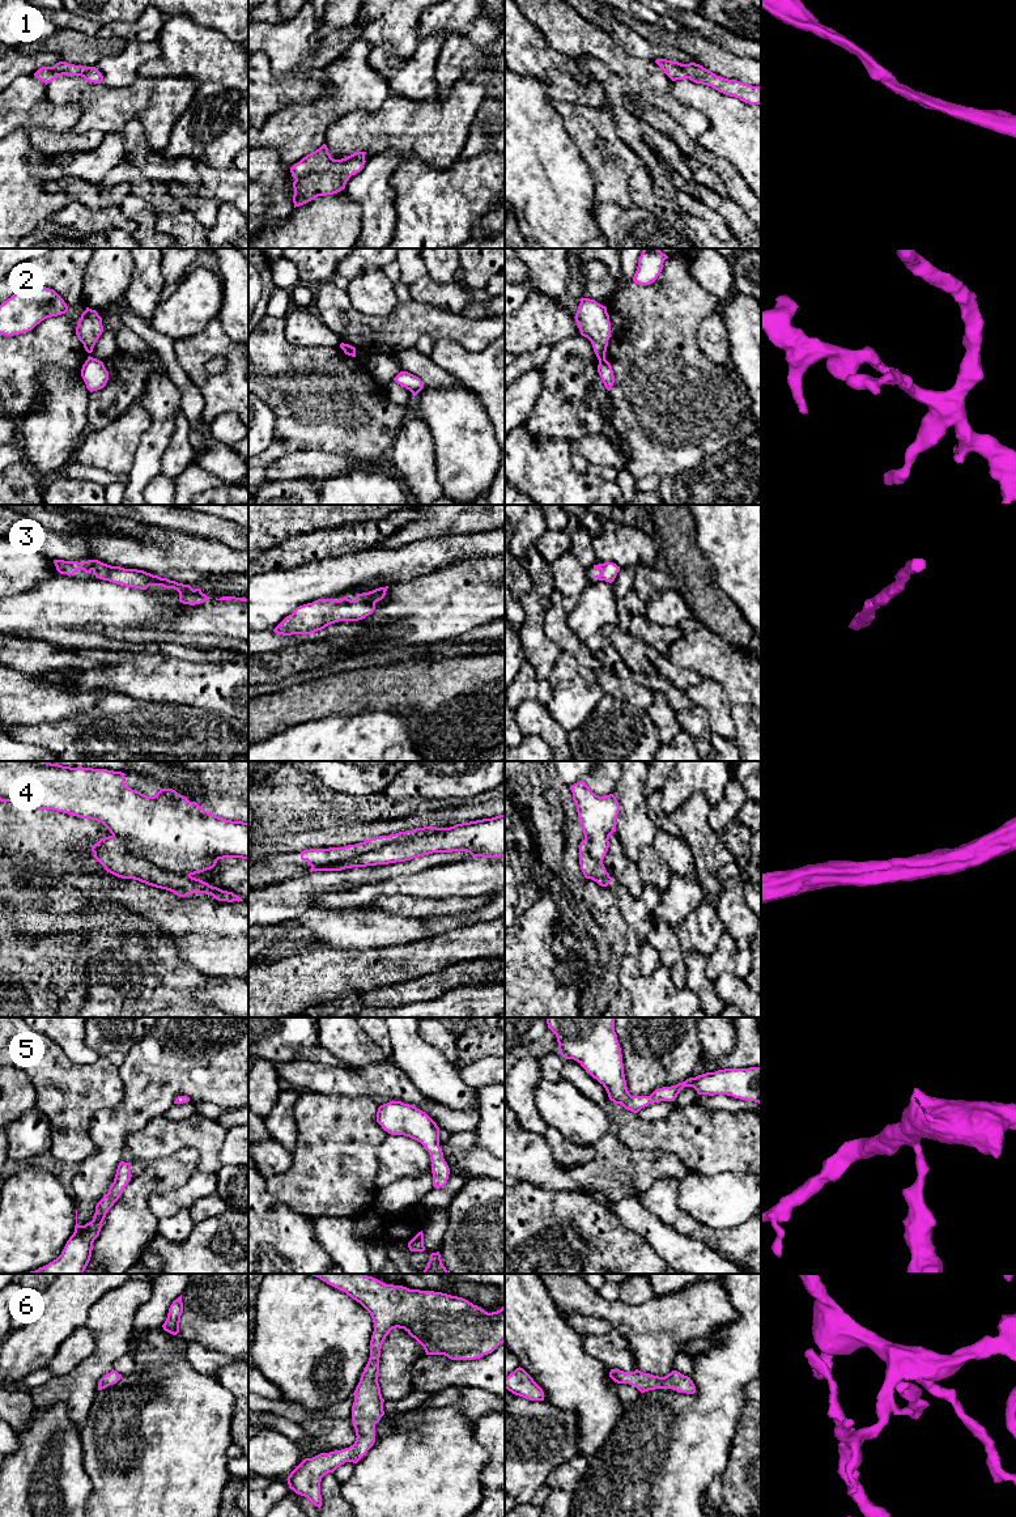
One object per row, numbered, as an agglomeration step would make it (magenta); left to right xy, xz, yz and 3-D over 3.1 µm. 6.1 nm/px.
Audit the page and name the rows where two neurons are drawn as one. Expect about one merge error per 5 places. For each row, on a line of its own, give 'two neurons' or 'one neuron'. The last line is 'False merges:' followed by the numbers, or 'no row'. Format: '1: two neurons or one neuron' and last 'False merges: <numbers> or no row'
1: one neuron
2: two neurons
3: one neuron
4: two neurons
5: one neuron
6: one neuron
False merges: 2, 4

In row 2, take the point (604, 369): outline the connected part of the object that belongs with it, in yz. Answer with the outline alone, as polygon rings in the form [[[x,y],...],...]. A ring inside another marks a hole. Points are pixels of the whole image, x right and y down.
[[[605,358],[599,361],[598,373],[605,388],[609,391],[615,383],[615,375],[611,364]]]

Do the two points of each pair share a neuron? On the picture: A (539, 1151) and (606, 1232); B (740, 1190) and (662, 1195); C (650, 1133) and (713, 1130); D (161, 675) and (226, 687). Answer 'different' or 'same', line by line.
A: different
B: different
C: same
D: same

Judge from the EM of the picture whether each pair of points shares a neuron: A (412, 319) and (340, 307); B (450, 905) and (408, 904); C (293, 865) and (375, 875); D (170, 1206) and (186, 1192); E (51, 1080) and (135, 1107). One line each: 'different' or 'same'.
A: same
B: same
C: different
D: same
E: different

